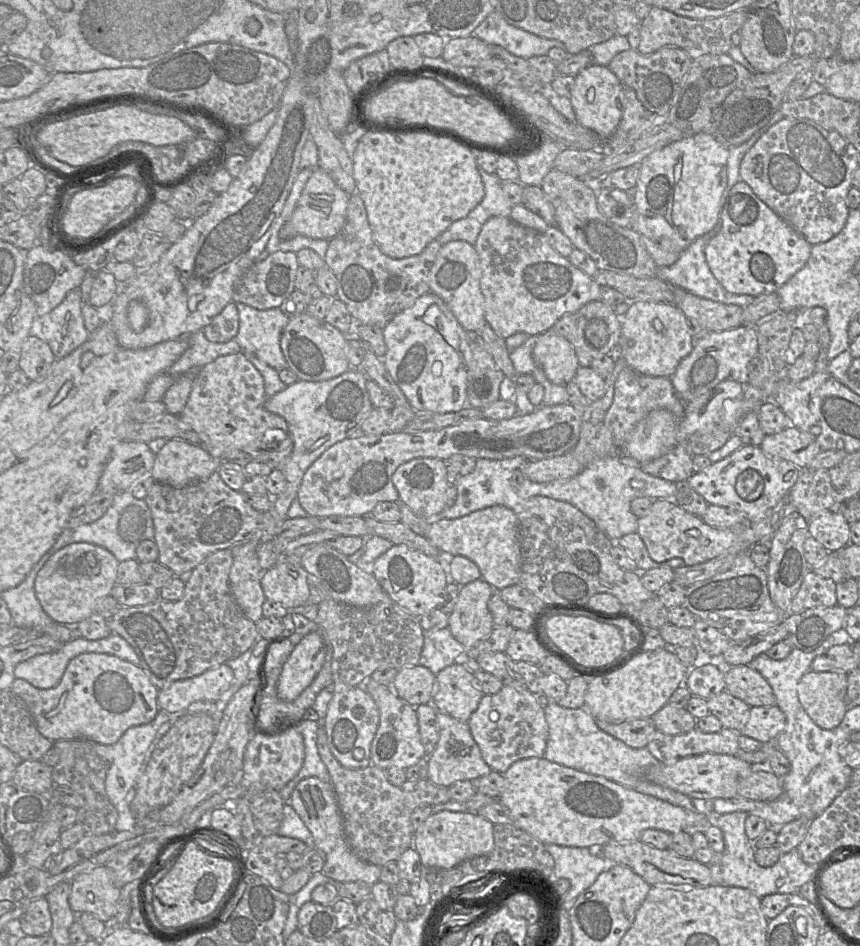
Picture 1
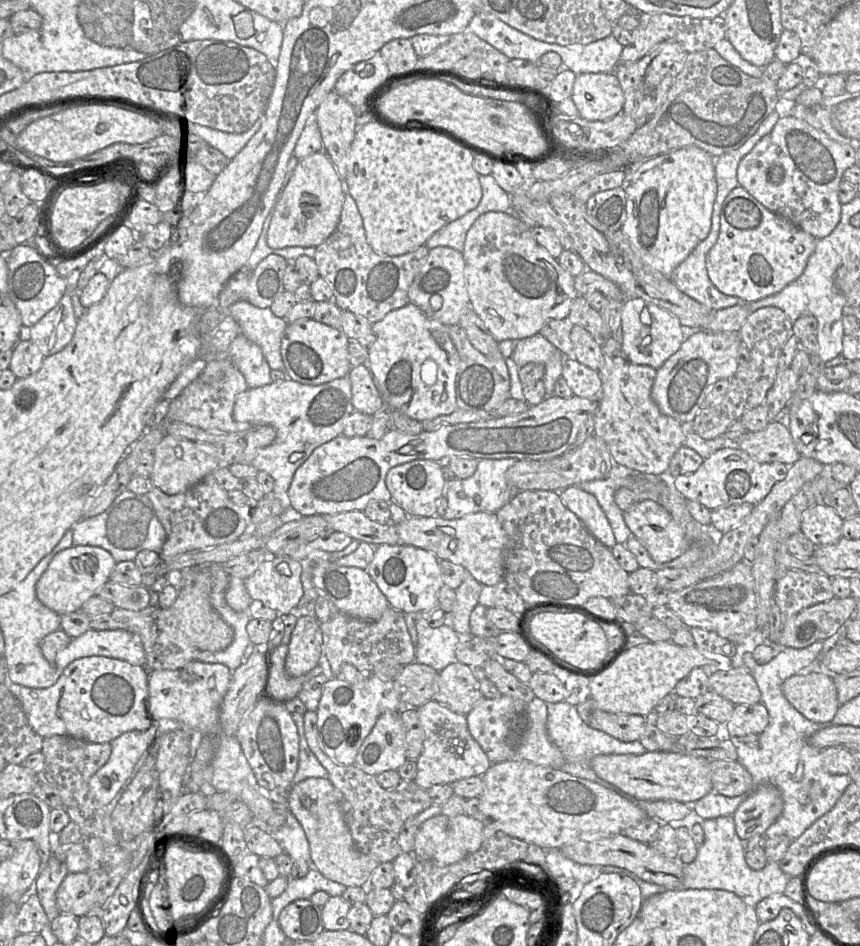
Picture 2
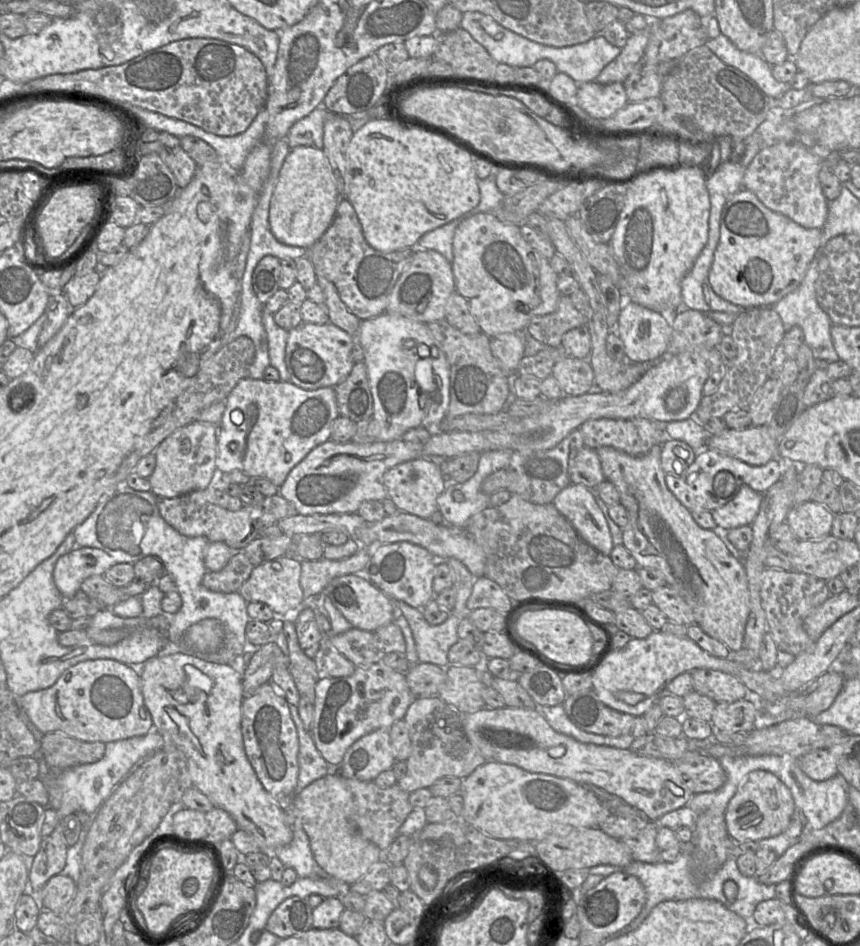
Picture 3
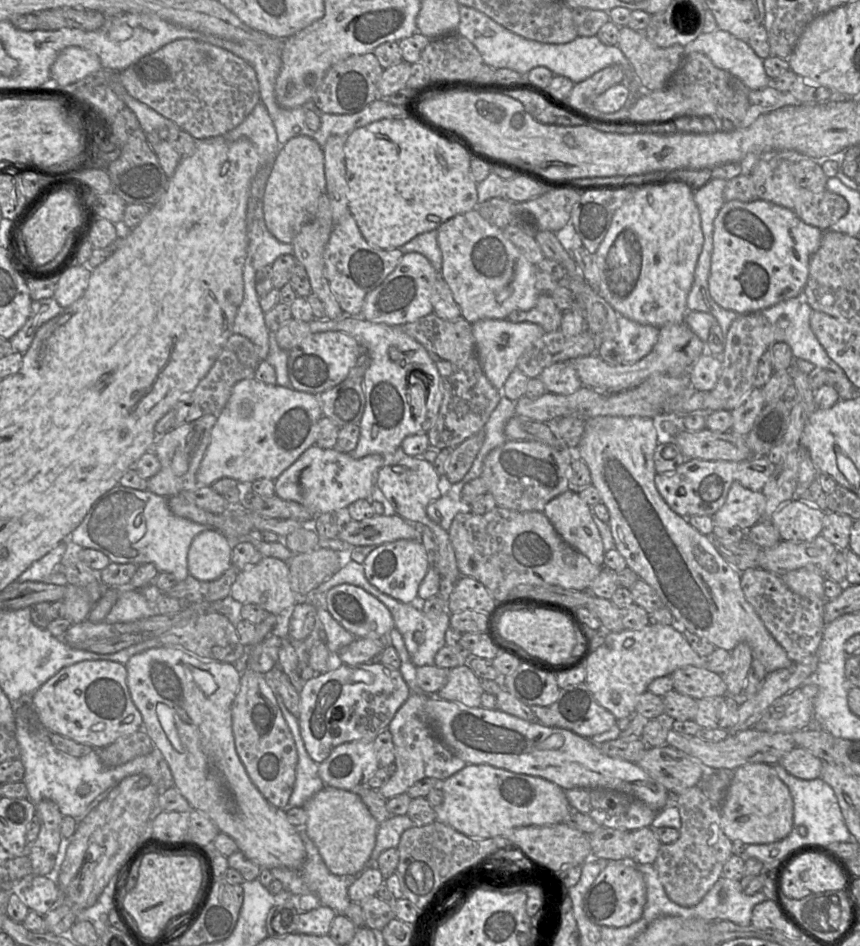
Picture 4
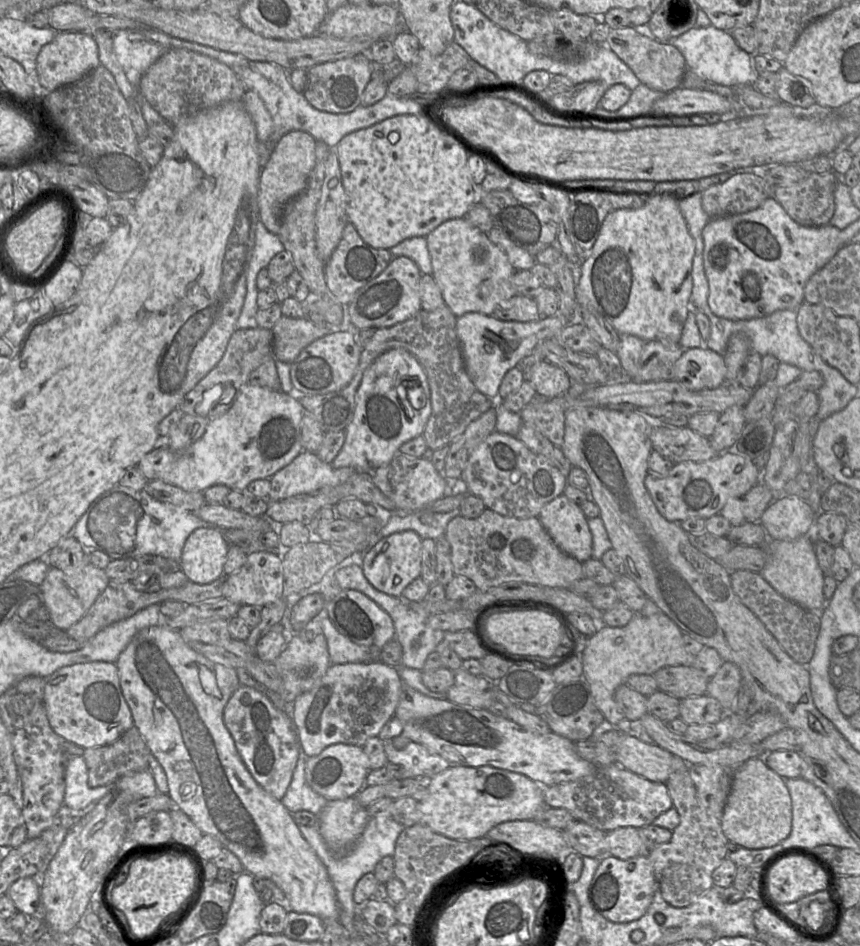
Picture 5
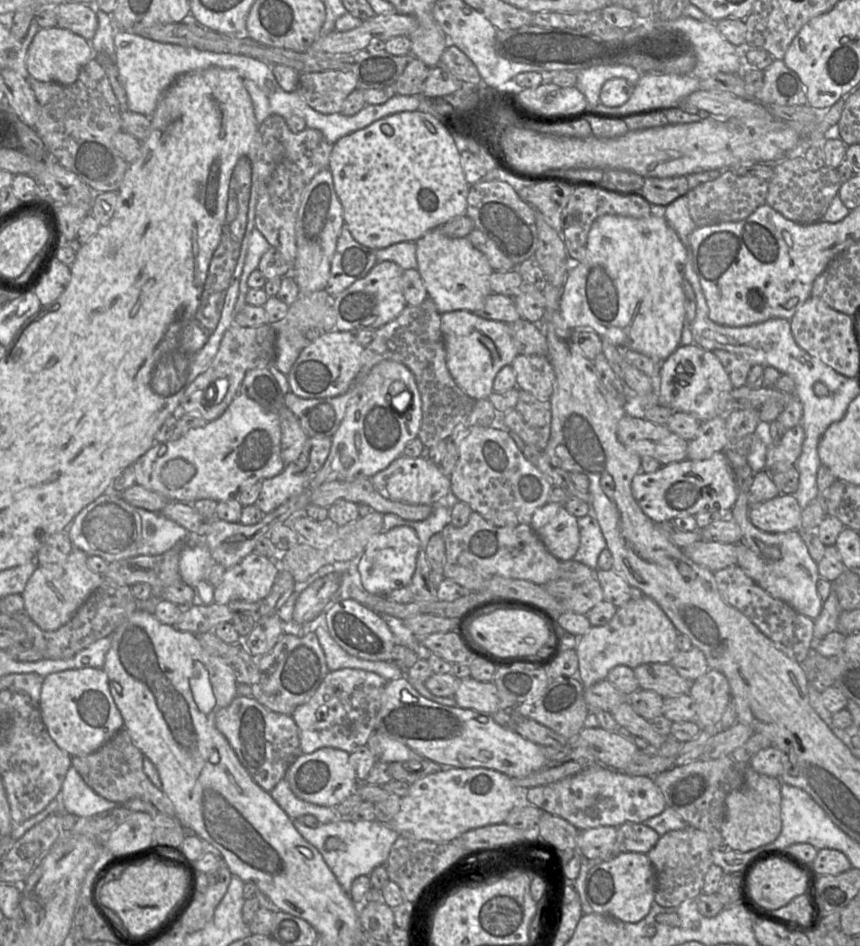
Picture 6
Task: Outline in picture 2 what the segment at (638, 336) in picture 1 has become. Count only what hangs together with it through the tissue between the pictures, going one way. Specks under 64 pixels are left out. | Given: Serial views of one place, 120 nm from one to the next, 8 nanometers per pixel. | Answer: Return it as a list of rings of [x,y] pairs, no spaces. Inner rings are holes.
[[[627,298],[622,310],[622,348],[626,359],[637,365],[658,369],[681,346],[688,332],[679,319],[666,309],[641,298]]]

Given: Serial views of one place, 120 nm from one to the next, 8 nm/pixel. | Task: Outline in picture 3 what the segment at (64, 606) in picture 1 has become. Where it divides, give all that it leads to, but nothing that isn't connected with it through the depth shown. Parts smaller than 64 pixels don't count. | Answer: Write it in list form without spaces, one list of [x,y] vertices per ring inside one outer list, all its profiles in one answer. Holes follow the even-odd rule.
[[[75,547],[57,560],[53,580],[64,599],[71,599],[81,591],[81,584],[86,578],[102,576],[113,564],[111,556],[101,549]]]

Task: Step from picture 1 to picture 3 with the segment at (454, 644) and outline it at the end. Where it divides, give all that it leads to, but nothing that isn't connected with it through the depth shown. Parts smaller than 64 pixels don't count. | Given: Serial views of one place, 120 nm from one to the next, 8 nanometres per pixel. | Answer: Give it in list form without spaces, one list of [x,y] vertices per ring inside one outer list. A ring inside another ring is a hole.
[[[390,600],[411,628],[419,662],[445,668],[449,666],[448,651],[459,640],[457,628],[462,617],[450,613],[443,623],[430,625],[425,620],[422,609],[413,608],[402,601]]]

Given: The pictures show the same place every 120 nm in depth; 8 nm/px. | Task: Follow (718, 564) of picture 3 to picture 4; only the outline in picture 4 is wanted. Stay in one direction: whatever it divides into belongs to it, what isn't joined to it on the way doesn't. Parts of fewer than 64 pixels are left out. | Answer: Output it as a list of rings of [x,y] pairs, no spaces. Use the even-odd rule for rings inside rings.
[[[594,416],[585,419],[584,432],[580,442],[575,448],[574,452],[576,457],[582,459],[588,466],[591,474],[591,484],[593,484],[598,490],[602,503],[607,507],[609,511],[609,524],[612,532],[612,536],[615,542],[615,548],[625,558],[627,566],[632,569],[640,579],[650,585],[659,596],[664,606],[671,612],[675,626],[680,629],[686,629],[698,637],[707,640],[712,643],[715,647],[721,648],[731,652],[739,643],[747,643],[752,650],[752,665],[751,671],[760,679],[765,677],[771,672],[783,668],[789,667],[793,662],[788,658],[786,651],[778,644],[775,638],[765,627],[760,616],[756,613],[754,608],[745,599],[744,593],[741,588],[740,574],[741,572],[733,568],[727,563],[724,558],[719,554],[714,545],[712,544],[710,537],[703,535],[693,528],[688,520],[678,514],[676,514],[667,505],[664,499],[659,494],[655,486],[655,476],[657,474],[654,466],[654,451],[658,444],[658,432],[653,424],[652,418],[649,417],[623,417],[623,416]]]

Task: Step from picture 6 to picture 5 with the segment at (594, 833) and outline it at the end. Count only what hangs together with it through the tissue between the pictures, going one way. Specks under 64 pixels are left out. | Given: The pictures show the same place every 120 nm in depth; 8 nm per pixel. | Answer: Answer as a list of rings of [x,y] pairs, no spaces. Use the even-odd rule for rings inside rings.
[[[620,827],[606,833],[605,854],[619,859],[629,859],[647,855],[647,847],[638,828]]]

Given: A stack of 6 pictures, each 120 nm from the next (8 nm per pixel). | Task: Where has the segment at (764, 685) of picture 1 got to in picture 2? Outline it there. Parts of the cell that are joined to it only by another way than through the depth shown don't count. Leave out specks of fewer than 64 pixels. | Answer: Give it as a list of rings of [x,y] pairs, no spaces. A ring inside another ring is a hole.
[[[745,668],[709,671],[709,687],[734,705],[753,705],[761,702],[759,687]]]

